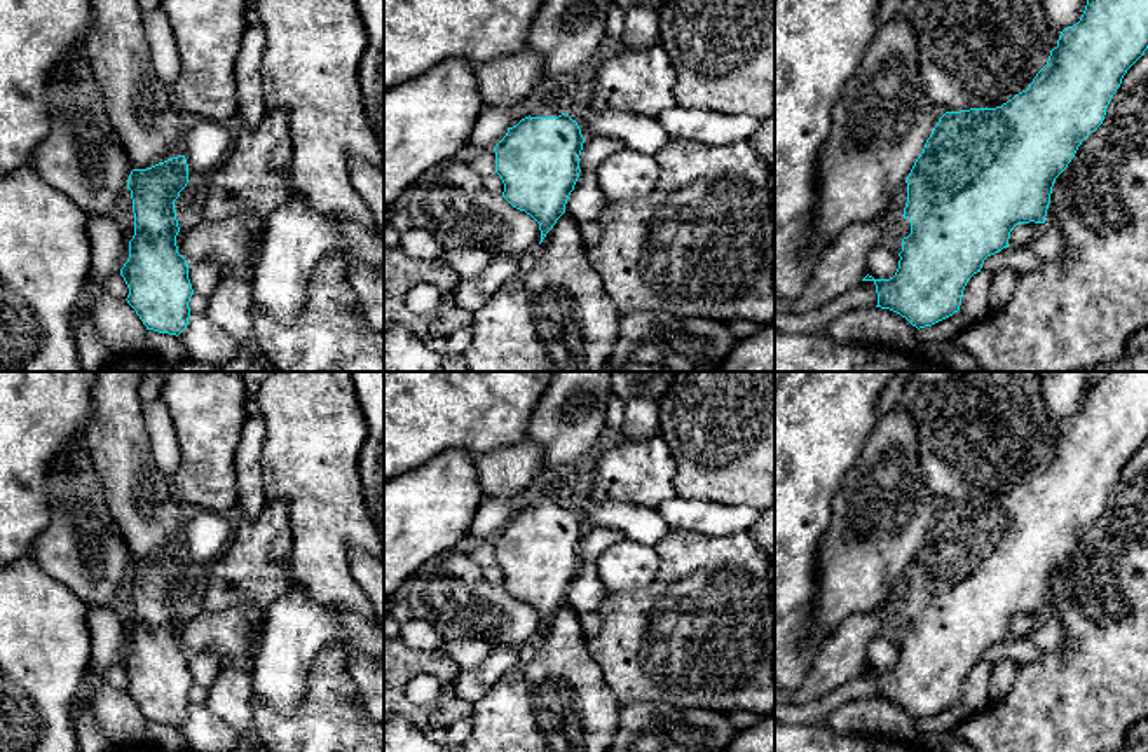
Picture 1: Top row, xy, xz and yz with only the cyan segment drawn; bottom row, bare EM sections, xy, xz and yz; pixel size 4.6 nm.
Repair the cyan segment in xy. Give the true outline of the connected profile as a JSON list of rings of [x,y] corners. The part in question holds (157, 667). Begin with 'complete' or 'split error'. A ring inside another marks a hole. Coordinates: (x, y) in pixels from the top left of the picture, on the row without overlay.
complete; [[[185,546],[147,560],[133,560],[127,571],[134,604],[129,649],[120,660],[129,686],[147,721],[180,726],[190,708],[188,654],[178,644],[180,623],[174,591],[188,574]]]

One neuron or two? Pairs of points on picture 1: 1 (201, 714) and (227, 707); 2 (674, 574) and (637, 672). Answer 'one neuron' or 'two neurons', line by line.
1: two neurons
2: one neuron

